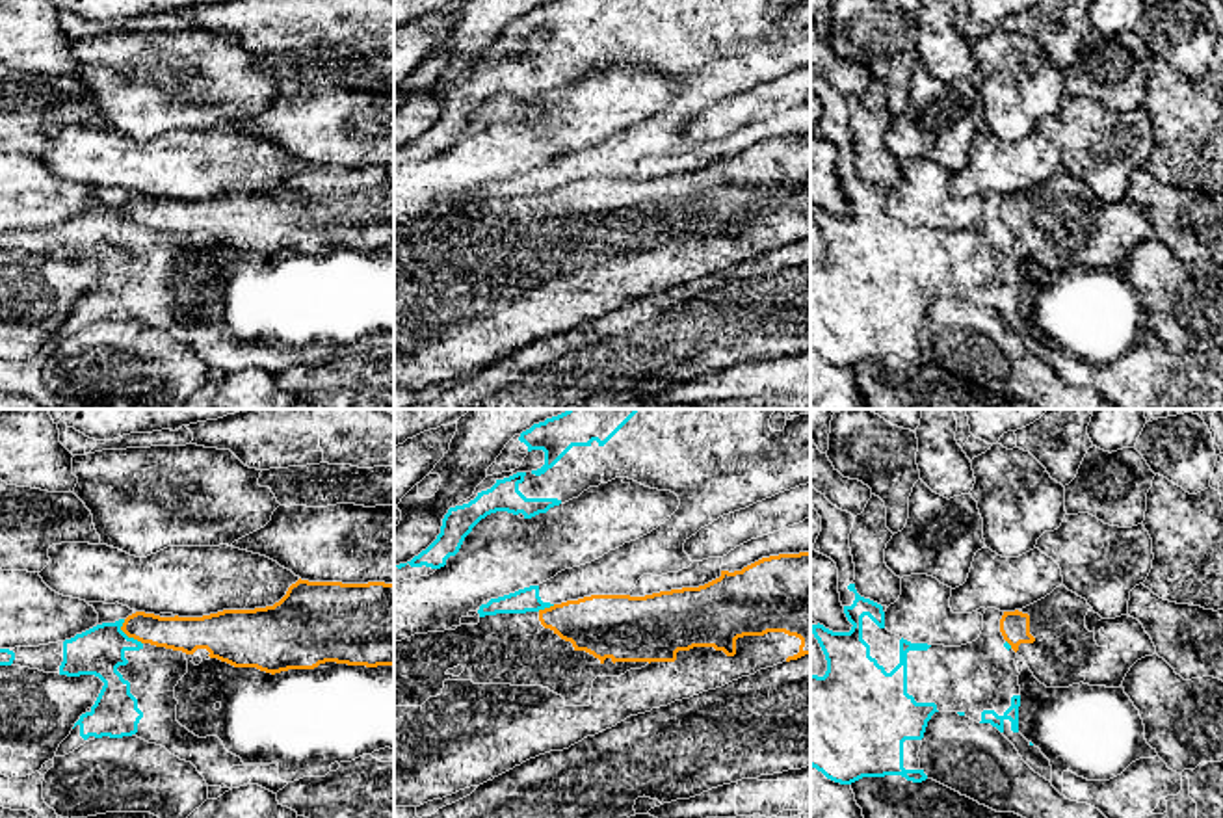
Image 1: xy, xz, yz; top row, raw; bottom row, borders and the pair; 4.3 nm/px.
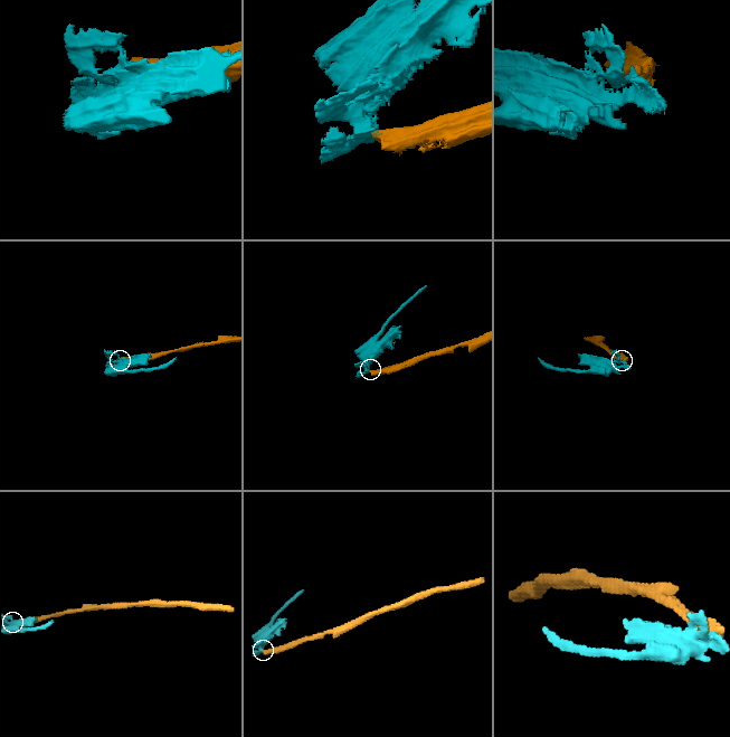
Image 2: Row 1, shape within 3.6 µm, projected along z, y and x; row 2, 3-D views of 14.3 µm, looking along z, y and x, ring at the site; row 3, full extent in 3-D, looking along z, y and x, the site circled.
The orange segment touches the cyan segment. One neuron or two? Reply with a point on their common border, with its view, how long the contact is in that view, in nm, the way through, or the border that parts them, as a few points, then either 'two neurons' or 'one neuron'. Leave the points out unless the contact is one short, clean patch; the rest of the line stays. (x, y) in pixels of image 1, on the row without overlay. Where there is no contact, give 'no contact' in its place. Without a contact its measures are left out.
contact xy (127, 218); length 140 nm; border xy (123, 203), (121, 212), (142, 227); two neurons

